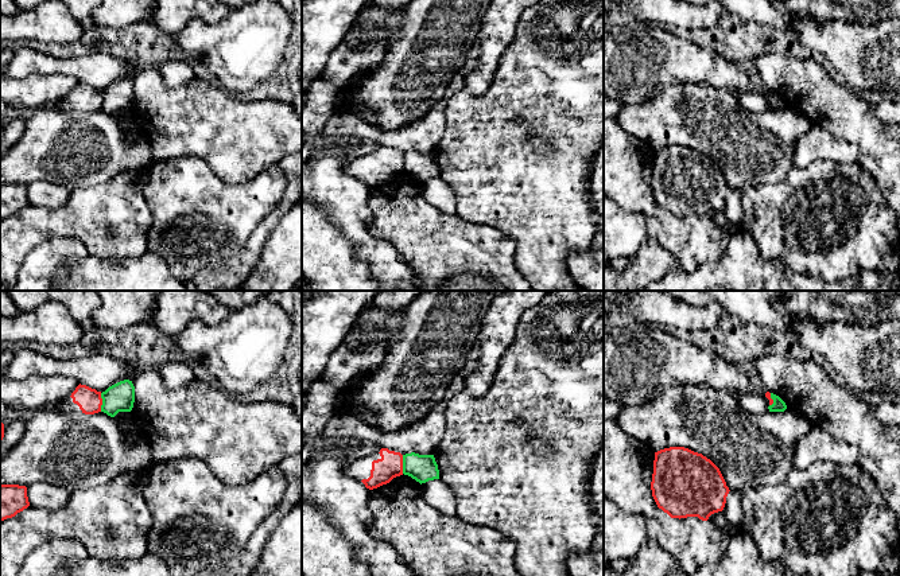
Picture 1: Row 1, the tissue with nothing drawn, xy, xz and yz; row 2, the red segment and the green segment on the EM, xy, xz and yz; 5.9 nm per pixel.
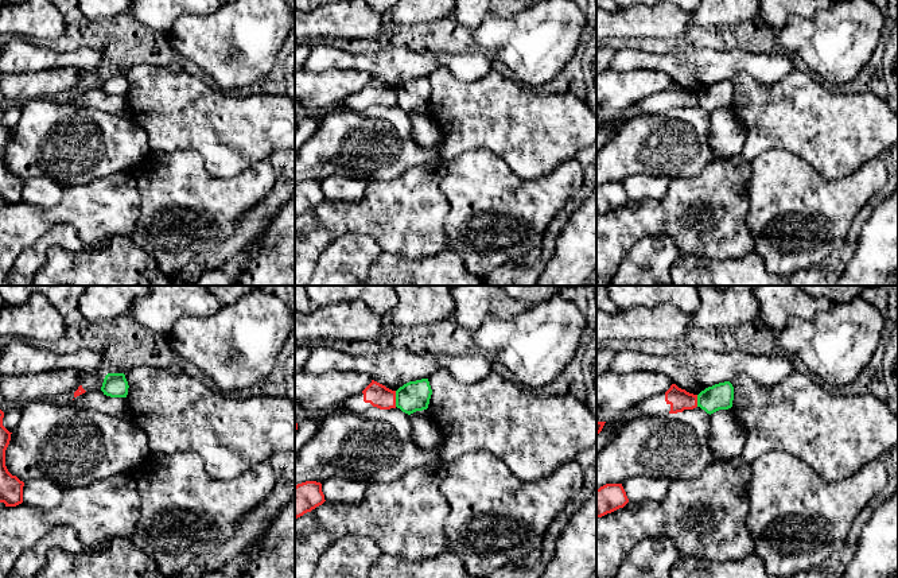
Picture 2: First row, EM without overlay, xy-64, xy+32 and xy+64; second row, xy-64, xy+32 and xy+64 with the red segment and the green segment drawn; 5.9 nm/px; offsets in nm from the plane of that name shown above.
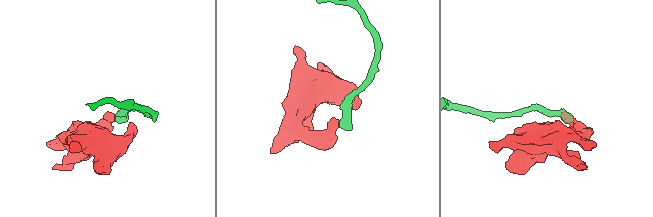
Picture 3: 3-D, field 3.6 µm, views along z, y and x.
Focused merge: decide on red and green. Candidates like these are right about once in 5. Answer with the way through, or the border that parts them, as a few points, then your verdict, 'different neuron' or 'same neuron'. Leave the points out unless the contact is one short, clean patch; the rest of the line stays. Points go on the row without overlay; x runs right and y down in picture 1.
different neuron

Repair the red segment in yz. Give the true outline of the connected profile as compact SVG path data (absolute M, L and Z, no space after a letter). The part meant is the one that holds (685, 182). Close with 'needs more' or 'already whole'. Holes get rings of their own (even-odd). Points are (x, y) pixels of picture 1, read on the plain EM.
M684 145L655 151L651 188L657 206L671 217L698 215L702 219L724 209L730 190L719 167L710 157Z; already whole

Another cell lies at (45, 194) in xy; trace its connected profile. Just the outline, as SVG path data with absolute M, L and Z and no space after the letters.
M38 180L27 186L30 205L34 207L61 209L70 198L70 190L47 180Z

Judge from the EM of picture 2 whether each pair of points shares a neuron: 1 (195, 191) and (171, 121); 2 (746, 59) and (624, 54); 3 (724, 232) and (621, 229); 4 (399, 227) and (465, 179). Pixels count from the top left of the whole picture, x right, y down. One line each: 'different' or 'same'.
1: different
2: same
3: same
4: different

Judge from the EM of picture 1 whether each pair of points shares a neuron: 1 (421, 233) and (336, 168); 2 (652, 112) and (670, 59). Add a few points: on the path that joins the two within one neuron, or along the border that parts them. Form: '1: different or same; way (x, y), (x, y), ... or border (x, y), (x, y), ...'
1: different; border (369, 189), (371, 226)
2: different; border (690, 84), (670, 84), (651, 98), (629, 104)

